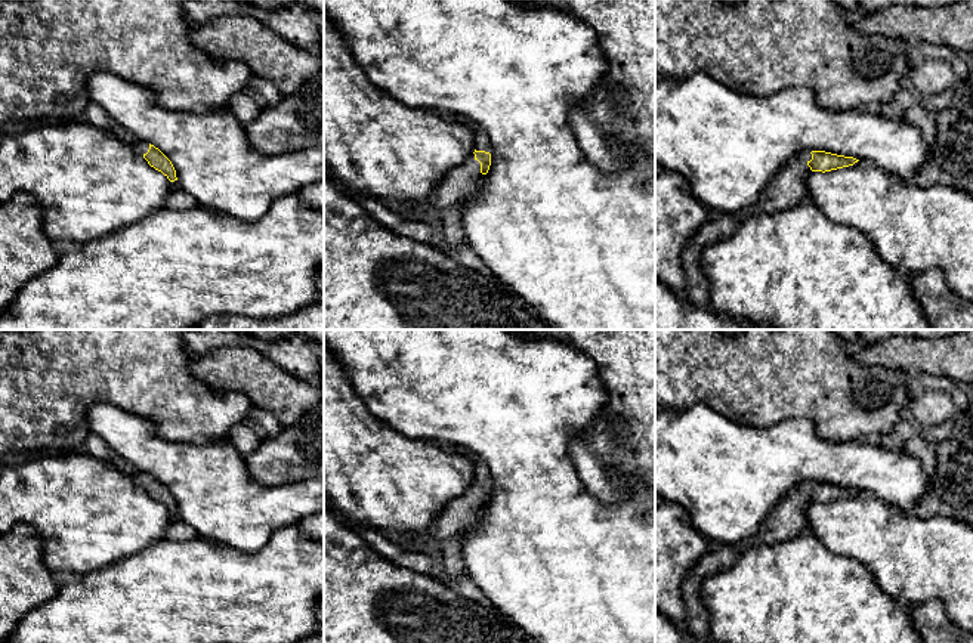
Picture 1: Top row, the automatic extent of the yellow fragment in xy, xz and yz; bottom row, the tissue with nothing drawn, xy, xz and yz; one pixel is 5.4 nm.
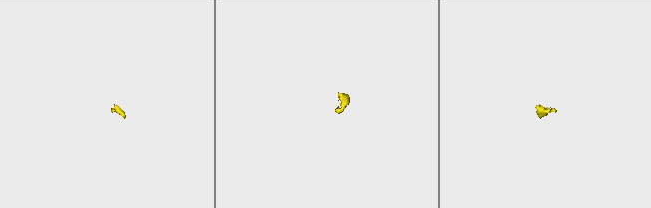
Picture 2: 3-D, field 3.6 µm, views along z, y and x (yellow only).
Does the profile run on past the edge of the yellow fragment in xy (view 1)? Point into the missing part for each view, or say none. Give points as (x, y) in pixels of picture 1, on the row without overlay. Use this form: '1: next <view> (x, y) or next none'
1: next xy (142, 478)

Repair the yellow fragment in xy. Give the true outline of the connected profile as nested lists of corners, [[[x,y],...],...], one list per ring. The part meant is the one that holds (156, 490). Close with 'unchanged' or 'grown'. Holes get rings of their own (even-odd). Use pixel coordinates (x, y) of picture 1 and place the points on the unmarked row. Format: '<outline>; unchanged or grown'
[[[143,472],[133,473],[132,479],[136,483],[142,483],[148,495],[161,503],[172,513],[173,520],[177,519],[176,501],[172,492],[158,479]]]; grown

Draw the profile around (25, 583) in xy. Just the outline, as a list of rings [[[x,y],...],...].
[[[21,522],[0,535],[0,643],[31,609],[53,599],[61,587],[41,556],[43,538],[35,526]]]

